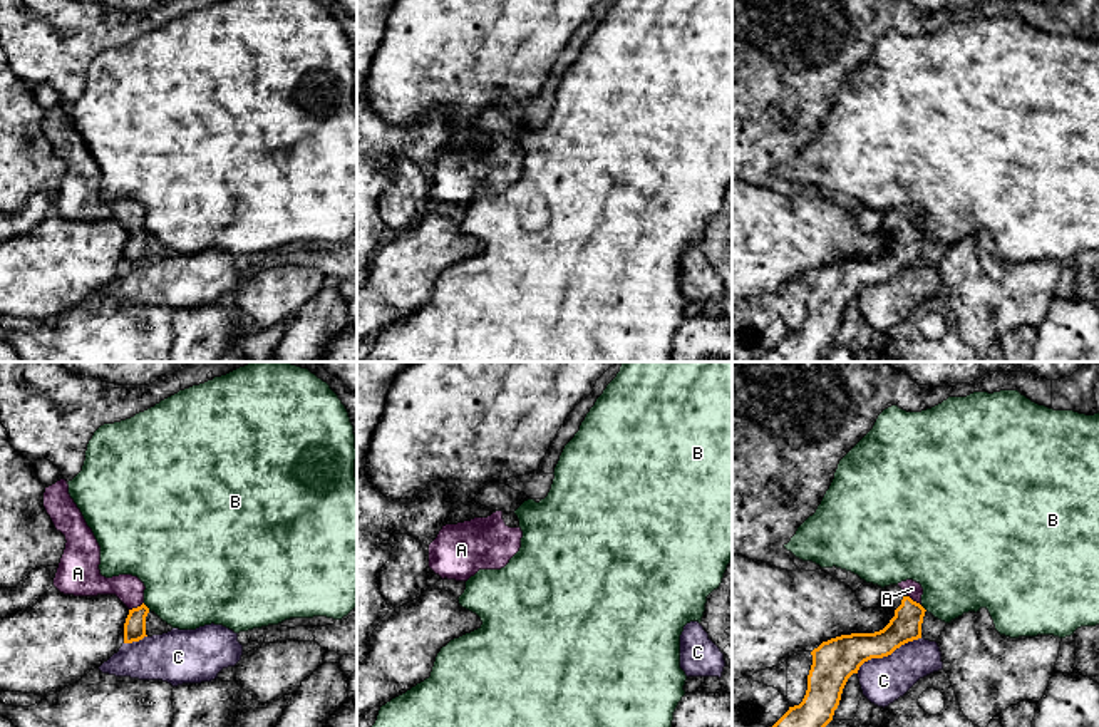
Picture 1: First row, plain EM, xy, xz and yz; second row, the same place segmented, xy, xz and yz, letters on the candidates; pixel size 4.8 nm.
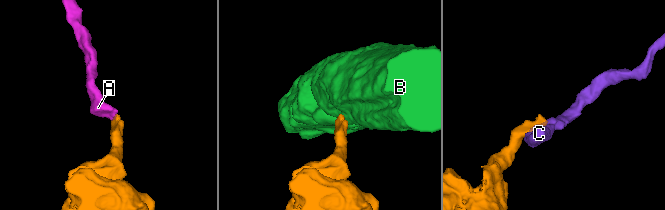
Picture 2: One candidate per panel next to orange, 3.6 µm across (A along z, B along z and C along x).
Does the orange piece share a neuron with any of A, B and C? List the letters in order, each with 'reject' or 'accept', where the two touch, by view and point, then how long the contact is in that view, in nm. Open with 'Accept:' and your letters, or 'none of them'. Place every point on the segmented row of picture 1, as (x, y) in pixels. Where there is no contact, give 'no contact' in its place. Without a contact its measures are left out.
Accept: A
A: accept; contact xy (138, 607); length 80 nm
B: reject; contact xy (146, 607); length 50 nm
C: reject; contact yz (887, 655); length 360 nm

